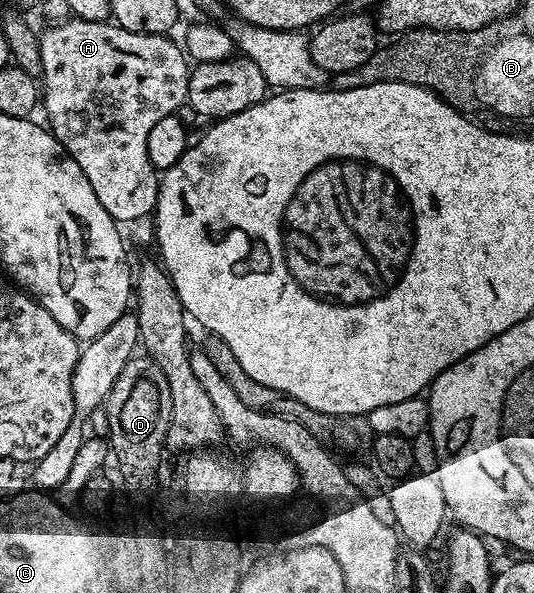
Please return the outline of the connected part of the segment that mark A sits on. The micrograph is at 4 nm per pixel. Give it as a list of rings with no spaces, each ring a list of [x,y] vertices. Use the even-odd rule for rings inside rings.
[[[68,19],[47,27],[44,33],[40,32],[38,34],[39,46],[41,47],[41,67],[43,68],[43,76],[41,78],[41,109],[47,112],[46,124],[49,126],[50,131],[54,137],[61,143],[61,147],[68,153],[73,160],[77,163],[77,167],[81,167],[81,171],[85,171],[85,179],[89,179],[89,187],[93,187],[93,195],[97,195],[97,200],[101,202],[101,207],[105,207],[105,211],[109,211],[111,218],[116,221],[116,223],[132,223],[134,221],[142,221],[144,218],[150,218],[155,212],[155,204],[159,198],[159,183],[161,180],[160,174],[153,167],[153,163],[149,163],[149,131],[153,126],[160,121],[160,119],[165,119],[172,115],[178,114],[180,112],[179,108],[184,108],[187,99],[187,78],[189,76],[189,58],[186,52],[177,44],[174,45],[170,40],[170,36],[164,35],[162,33],[138,33],[137,31],[125,31],[120,25],[112,23],[110,20],[105,21],[80,21],[78,19]]]

